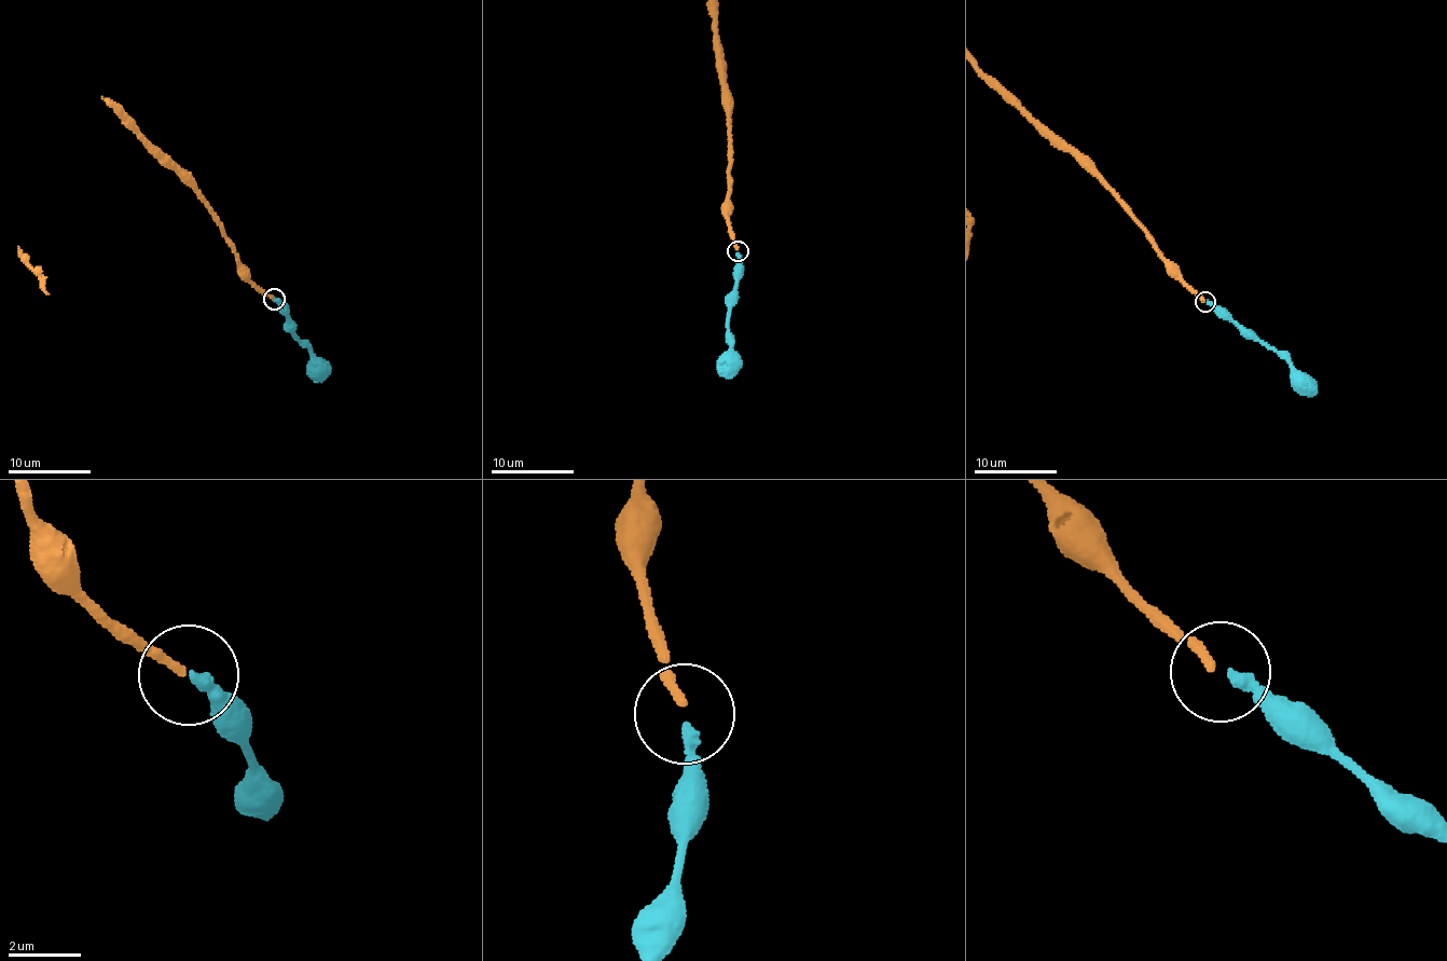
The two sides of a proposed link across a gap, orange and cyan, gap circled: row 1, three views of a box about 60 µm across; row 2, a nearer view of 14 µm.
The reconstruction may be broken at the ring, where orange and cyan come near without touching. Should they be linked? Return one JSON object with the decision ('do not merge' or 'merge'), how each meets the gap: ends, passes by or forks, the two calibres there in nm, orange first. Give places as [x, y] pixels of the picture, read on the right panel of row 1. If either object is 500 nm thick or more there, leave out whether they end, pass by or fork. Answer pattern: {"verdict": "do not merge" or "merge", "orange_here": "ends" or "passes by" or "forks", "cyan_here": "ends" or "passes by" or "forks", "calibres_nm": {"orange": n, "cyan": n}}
{"verdict": "merge", "orange_here": "ends", "cyan_here": "ends", "calibres_nm": {"orange": 240, "cyan": 320}}

